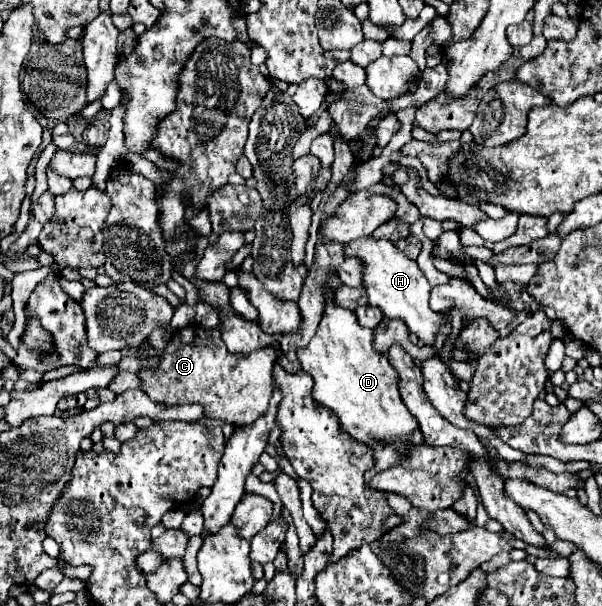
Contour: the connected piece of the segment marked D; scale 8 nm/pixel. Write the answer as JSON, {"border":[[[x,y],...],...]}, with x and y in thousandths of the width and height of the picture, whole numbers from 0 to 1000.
{"border":[[[538,474],[538,497],[538,520],[532,526],[525,553],[508,573],[492,576],[495,596],[502,609],[522,625],[518,658],[525,658],[525,668],[551,678],[578,718],[621,741],[625,771],[608,781],[615,794],[621,781],[645,774],[664,761],[664,751],[651,738],[631,738],[625,728],[658,728],[661,718],[678,721],[688,708],[694,708],[694,698],[664,655],[661,619],[648,602],[645,586],[631,586],[631,579],[618,573],[618,543],[598,540],[588,513],[561,507],[555,500],[551,477]]]}

